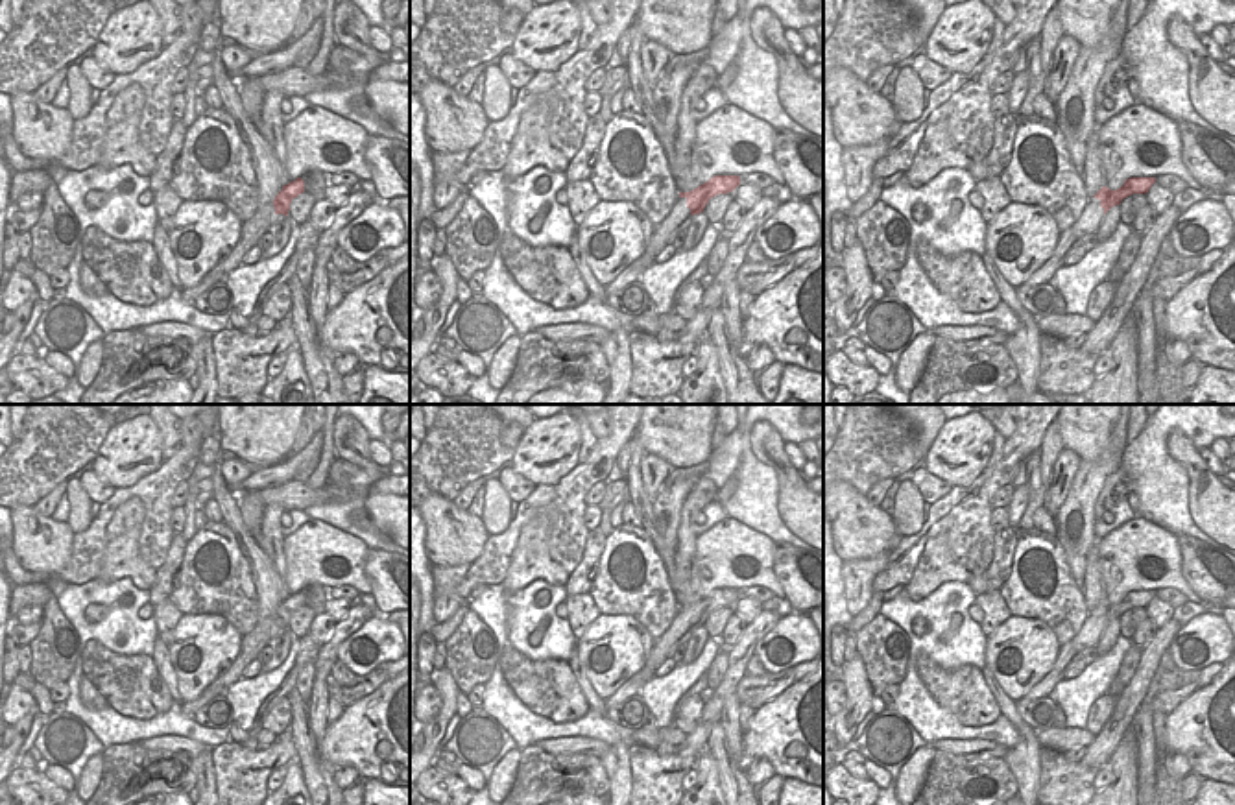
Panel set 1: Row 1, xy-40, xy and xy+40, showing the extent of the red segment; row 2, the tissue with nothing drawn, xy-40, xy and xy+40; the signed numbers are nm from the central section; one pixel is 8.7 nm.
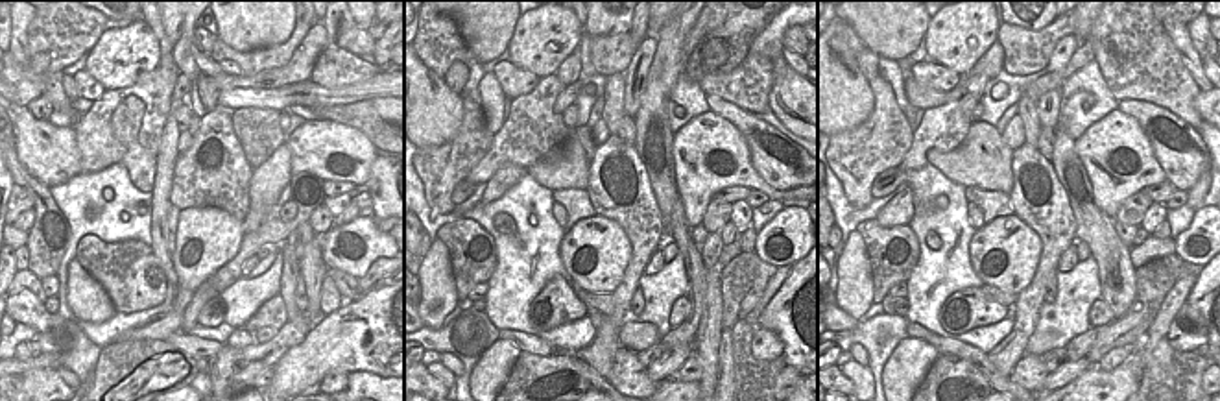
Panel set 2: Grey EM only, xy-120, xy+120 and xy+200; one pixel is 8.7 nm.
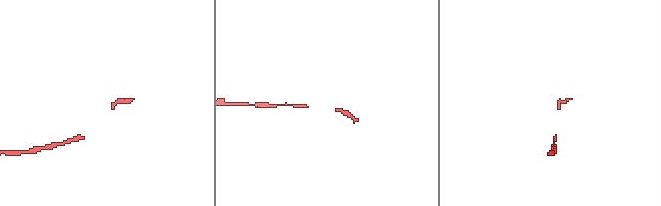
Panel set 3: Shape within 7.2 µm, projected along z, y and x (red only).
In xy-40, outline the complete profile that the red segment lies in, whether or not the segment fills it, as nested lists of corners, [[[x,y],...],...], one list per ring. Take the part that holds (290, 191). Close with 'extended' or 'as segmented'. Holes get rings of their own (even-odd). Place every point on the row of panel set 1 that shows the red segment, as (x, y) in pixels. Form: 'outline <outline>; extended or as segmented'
outline [[[301,177],[284,185],[282,190],[273,199],[275,214],[288,216],[292,199],[303,192],[305,192],[305,181]]]; as segmented

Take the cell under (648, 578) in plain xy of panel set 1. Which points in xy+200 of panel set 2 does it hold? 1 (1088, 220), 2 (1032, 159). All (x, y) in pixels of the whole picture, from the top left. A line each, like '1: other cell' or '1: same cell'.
1: other cell
2: same cell

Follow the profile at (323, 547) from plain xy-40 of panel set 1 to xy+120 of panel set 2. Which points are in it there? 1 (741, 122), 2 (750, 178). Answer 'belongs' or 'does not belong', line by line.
1: does not belong
2: belongs

